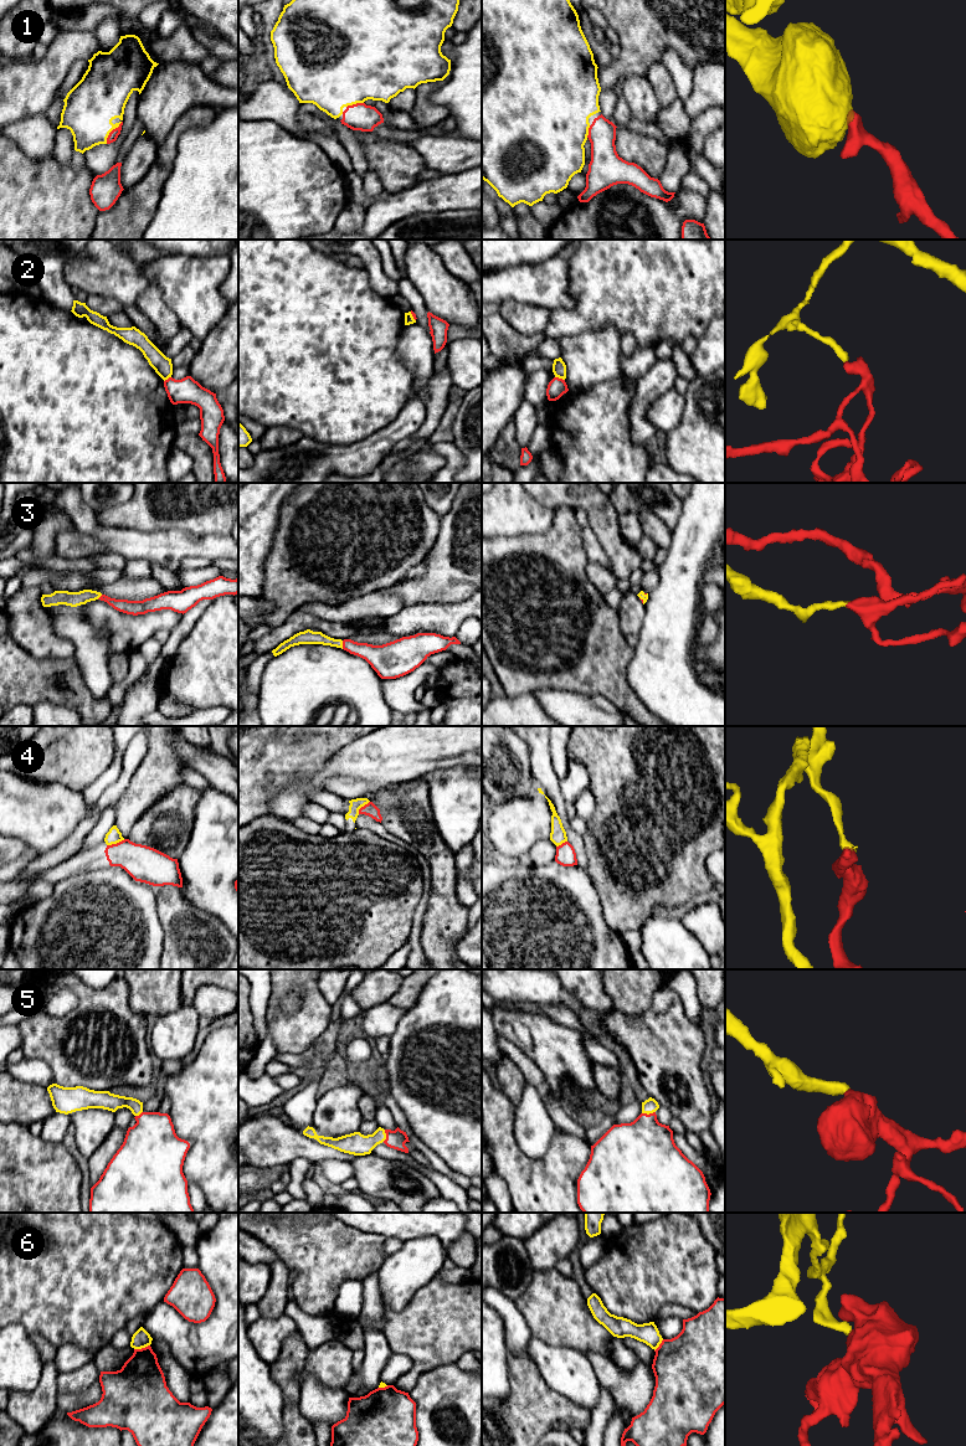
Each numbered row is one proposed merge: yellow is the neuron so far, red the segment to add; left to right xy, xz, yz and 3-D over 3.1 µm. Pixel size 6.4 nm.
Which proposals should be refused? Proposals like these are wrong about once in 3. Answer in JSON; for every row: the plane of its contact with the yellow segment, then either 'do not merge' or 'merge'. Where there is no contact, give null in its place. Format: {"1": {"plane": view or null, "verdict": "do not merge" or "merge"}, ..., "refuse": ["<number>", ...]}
{"1": {"plane": "xy", "verdict": "merge"}, "2": {"plane": "yz", "verdict": "do not merge"}, "3": {"plane": "xz", "verdict": "merge"}, "4": {"plane": "xy", "verdict": "do not merge"}, "5": {"plane": "yz", "verdict": "merge"}, "6": {"plane": "xy", "verdict": "do not merge"}, "refuse": ["2", "4", "6"]}

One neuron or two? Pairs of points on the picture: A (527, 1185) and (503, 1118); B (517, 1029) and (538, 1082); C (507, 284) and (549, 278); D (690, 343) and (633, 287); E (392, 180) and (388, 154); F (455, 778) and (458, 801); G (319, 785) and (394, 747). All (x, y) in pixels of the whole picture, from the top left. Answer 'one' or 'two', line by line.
A: one
B: two
C: one
D: two
E: one
F: one
G: one

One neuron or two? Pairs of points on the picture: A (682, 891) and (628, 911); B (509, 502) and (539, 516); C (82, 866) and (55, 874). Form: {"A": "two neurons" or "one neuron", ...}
{"A": "one neuron", "B": "one neuron", "C": "one neuron"}

